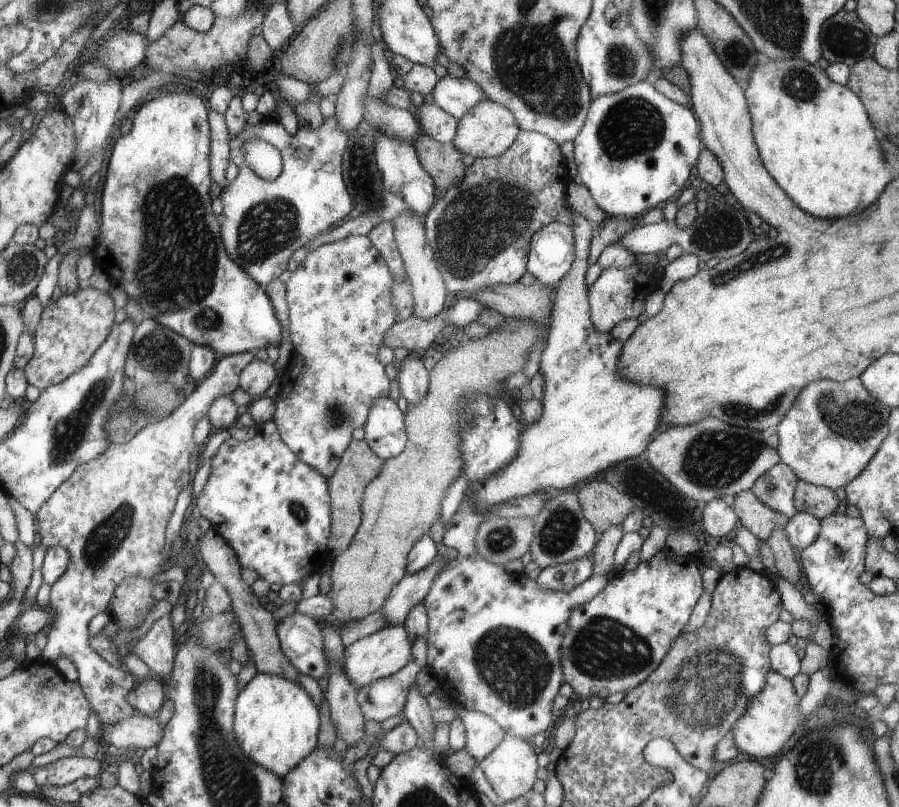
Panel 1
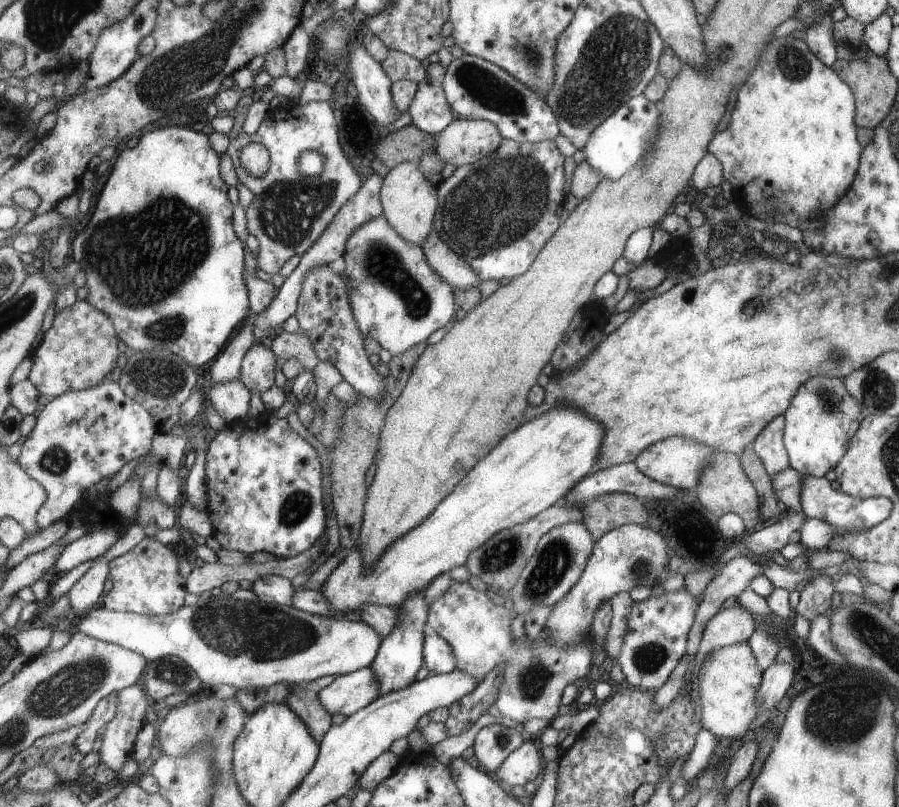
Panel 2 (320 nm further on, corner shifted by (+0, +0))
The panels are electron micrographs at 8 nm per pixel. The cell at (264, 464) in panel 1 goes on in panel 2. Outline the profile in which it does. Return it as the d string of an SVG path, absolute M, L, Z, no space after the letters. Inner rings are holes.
M264 417L254 423L246 420L226 424L223 430L210 435L207 439L204 473L207 495L206 511L211 521L212 535L224 549L228 551L239 551L246 555L263 550L263 552L269 552L269 554L272 554L275 558L286 559L303 552L306 548L309 548L315 540L322 536L321 532L323 532L323 526L325 526L326 510L323 510L323 502L321 502L322 474L319 474L319 460L317 460L315 450L313 450L299 434L295 434L295 432L289 428L286 419L274 418L268 421Z

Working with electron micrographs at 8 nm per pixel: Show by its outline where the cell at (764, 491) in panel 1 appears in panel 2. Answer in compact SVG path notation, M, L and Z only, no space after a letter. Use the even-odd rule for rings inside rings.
M783 415L772 418L763 429L759 436L750 444L753 452L761 460L765 472L772 477L774 474L788 468L788 453L783 448Z

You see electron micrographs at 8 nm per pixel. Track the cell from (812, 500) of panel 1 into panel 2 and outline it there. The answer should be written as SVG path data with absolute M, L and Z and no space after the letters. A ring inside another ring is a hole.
M791 467L770 477L774 495L784 509L801 511L800 478L801 475Z

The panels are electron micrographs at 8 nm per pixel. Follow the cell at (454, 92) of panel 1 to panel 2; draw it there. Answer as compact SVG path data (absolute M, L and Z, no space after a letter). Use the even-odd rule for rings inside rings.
M473 55L452 59L443 73L442 89L454 119L485 119L499 128L501 138L518 143L553 140L560 134L555 115L541 95L536 95L505 69Z

